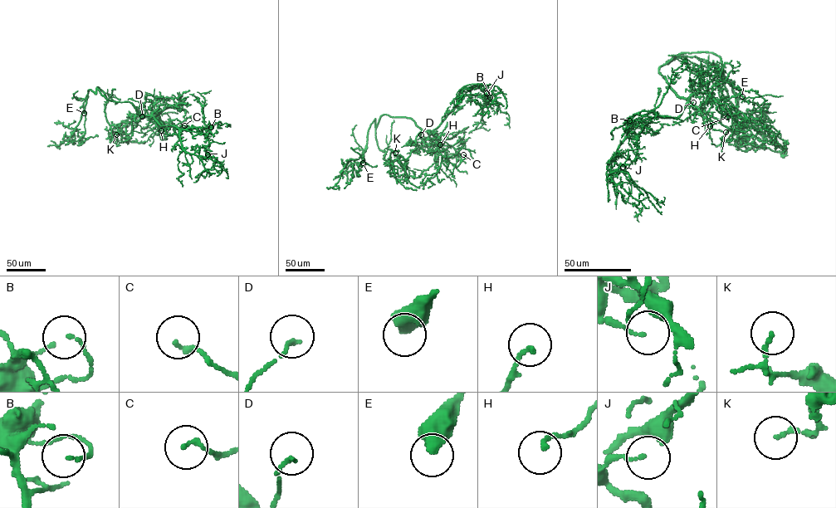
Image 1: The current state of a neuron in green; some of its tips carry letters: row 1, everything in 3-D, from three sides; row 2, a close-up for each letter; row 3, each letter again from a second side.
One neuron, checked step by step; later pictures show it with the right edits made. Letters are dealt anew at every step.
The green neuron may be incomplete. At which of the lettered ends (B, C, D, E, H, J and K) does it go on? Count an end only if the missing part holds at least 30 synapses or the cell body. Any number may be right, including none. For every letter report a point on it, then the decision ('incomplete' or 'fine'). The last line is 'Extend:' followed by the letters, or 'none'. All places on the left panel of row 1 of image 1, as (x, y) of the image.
B: at (211, 127); fine
C: at (184, 125); fine
D: at (142, 116); fine
E: at (84, 113); fine
H: at (161, 130); fine
J: at (207, 154); fine
K: at (116, 134); fine
Extend: none

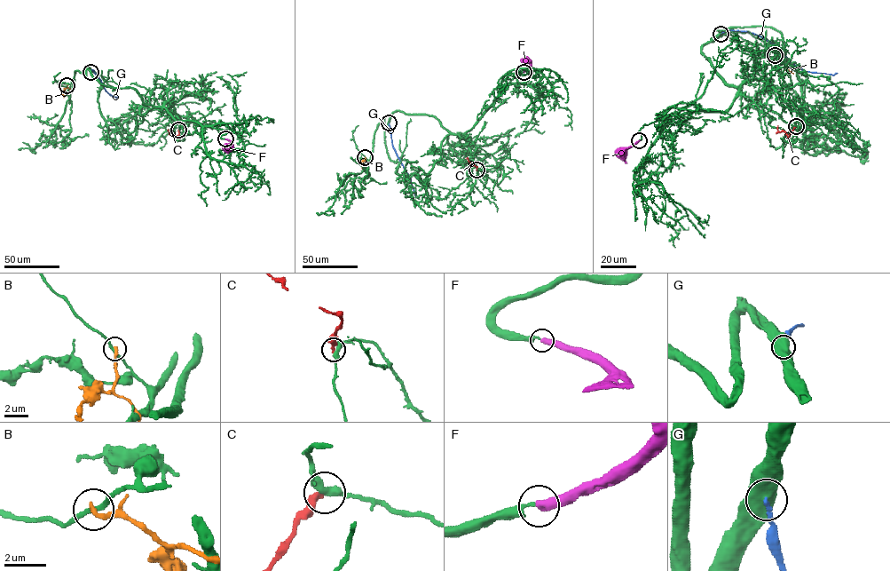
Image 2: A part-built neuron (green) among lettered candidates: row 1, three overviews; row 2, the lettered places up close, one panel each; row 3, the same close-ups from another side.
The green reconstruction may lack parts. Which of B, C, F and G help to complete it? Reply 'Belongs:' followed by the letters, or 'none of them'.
Belongs: F

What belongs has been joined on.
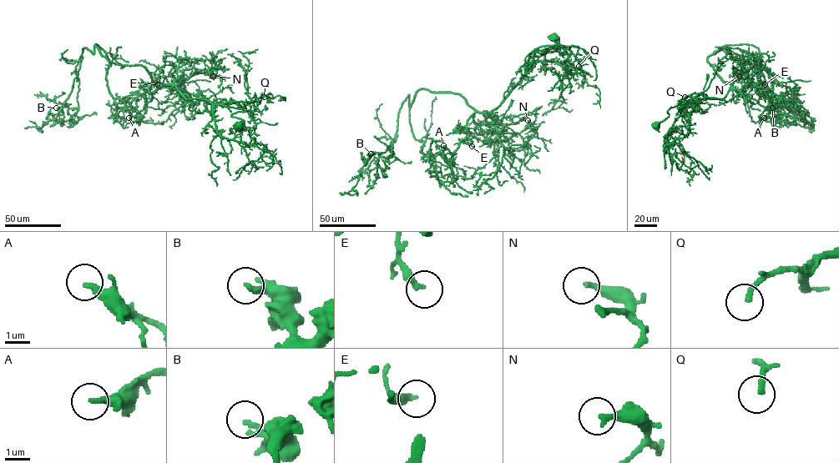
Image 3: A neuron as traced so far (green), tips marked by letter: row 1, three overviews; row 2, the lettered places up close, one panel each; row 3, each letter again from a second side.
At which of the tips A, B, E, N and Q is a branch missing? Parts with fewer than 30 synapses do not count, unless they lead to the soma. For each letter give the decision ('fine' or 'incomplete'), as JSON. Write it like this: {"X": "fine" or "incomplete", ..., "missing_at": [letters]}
{"A": "incomplete", "B": "fine", "E": "fine", "N": "fine", "Q": "incomplete", "missing_at": ["A", "Q"]}

